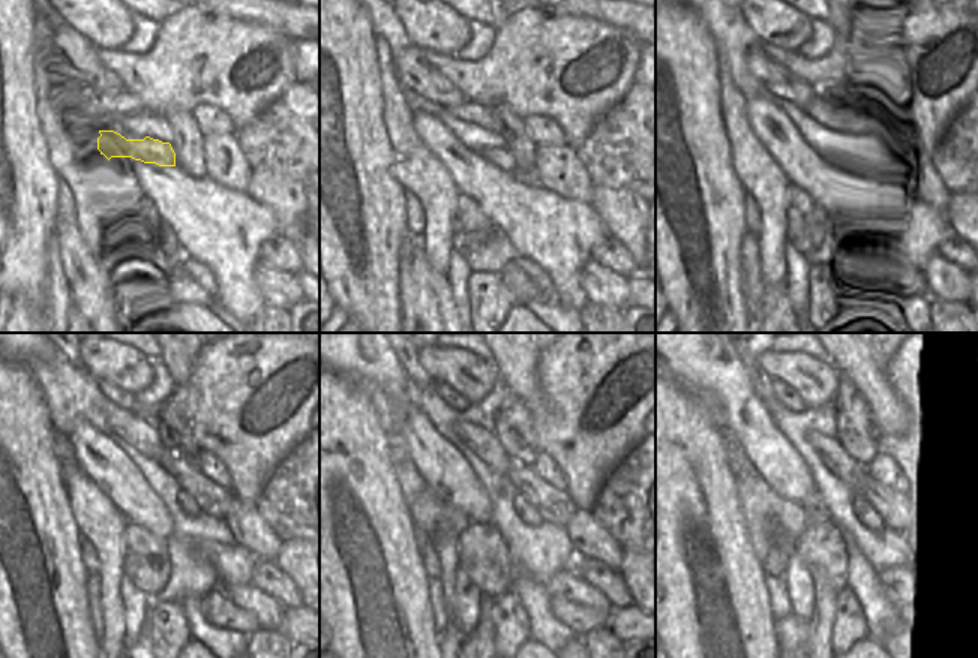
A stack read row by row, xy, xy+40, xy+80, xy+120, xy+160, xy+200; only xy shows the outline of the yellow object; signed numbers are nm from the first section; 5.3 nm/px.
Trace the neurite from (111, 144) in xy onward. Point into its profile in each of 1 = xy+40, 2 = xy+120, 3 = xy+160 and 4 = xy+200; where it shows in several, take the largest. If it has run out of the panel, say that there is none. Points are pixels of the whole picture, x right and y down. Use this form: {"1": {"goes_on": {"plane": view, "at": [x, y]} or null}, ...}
{"1": {"goes_on": {"plane": "xy+40", "at": [501, 158]}}, "2": {"goes_on": {"plane": "xy+120", "at": [186, 502]}}, "3": {"goes_on": {"plane": "xy+160", "at": [527, 511]}}, "4": {"goes_on": {"plane": "xy+200", "at": [866, 514]}}}

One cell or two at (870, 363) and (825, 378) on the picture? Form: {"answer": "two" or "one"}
{"answer": "two"}

